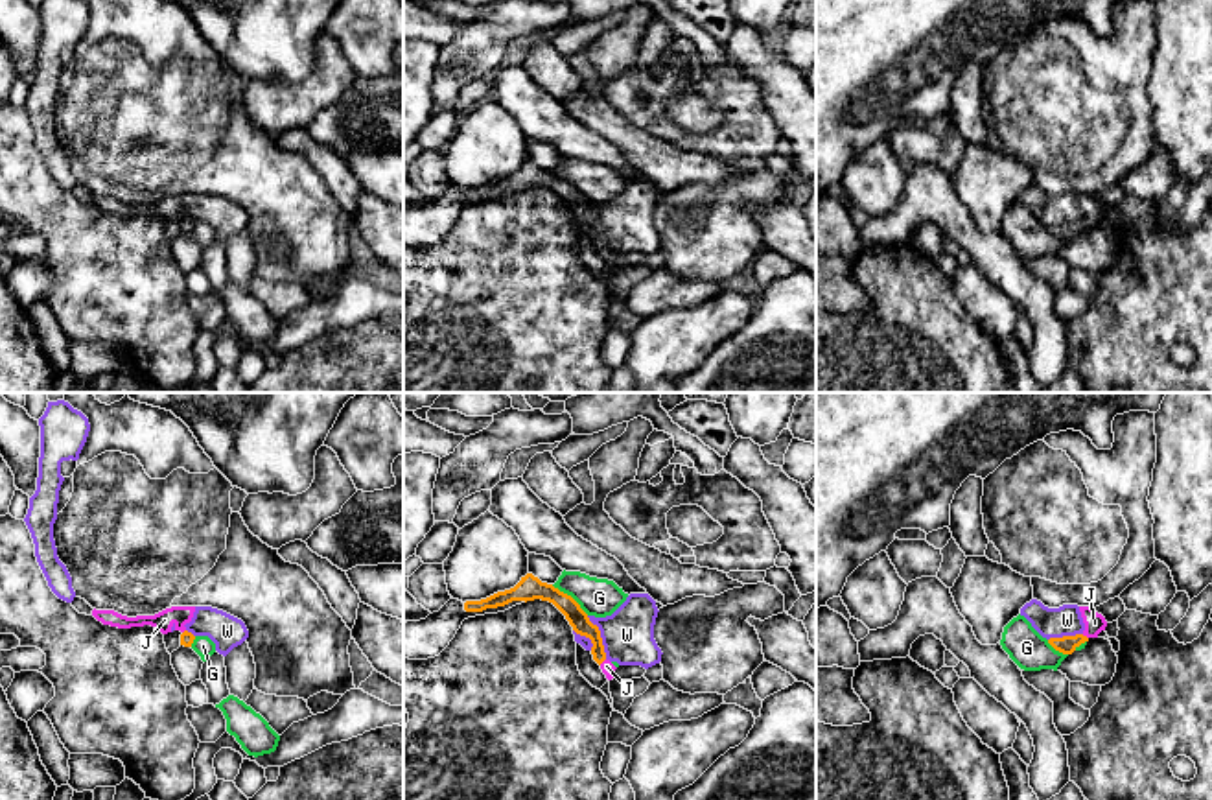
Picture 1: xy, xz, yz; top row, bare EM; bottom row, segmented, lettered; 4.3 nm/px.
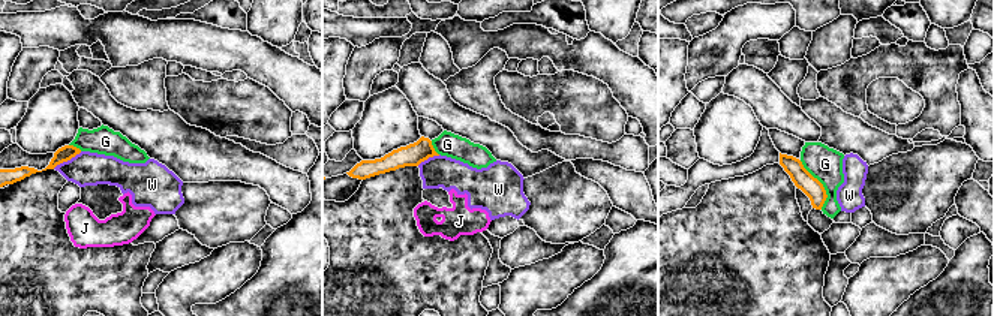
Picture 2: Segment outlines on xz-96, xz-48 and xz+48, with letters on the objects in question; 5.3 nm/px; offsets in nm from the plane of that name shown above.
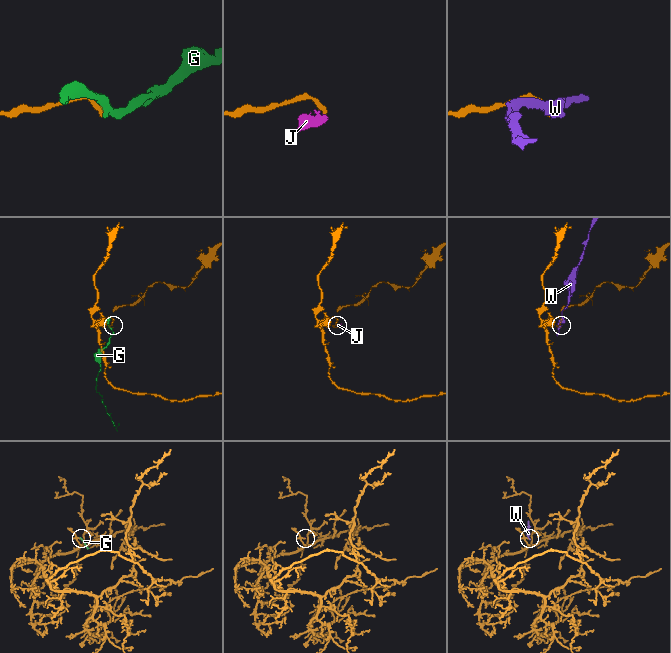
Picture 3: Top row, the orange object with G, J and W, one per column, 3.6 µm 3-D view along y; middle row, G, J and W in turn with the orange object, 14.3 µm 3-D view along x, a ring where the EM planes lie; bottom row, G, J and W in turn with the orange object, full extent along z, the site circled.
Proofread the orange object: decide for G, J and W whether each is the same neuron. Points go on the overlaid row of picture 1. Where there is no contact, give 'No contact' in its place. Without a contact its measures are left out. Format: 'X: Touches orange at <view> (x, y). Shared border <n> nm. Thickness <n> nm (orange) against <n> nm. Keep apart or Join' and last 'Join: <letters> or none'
G: Touches orange at xz (570, 596). Shared border 220 nm. Thickness 110 nm (orange) against 170 nm. Keep apart
J: Touches orange at xz (601, 662). Shared border 40 nm. Thickness 90 nm (orange) against 60 nm. Keep apart
W: Touches orange at xz (601, 638). Shared border 220 nm. Thickness 90 nm (orange) against 220 nm. Keep apart
Join: none

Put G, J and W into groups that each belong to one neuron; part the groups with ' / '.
G / J W

